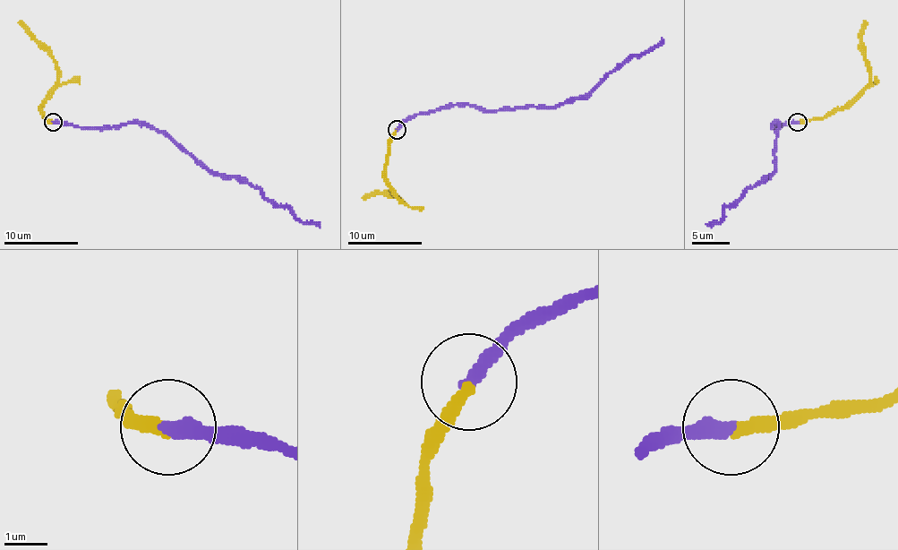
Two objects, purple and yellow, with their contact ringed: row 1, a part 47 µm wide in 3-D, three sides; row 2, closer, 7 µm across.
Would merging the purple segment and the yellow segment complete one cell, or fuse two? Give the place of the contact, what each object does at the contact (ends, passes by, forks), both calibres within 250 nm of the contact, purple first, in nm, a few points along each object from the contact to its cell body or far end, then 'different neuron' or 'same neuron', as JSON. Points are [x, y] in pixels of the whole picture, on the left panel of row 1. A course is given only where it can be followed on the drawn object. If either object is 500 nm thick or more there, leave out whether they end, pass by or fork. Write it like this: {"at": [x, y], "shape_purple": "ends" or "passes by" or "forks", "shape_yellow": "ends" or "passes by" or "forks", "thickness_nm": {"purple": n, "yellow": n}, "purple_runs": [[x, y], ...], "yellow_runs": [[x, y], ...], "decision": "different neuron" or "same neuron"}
{"at": [53, 122], "shape_purple": "ends", "shape_yellow": "ends", "thickness_nm": {"purple": 360, "yellow": 280}, "purple_runs": [[54, 121], [73, 127], [141, 123], [166, 133], [206, 167], [240, 177], [256, 186], [268, 200], [320, 226]], "yellow_runs": [[54, 123], [42, 116], [42, 108], [47, 91], [57, 82], [57, 64], [20, 21]], "decision": "same neuron"}

